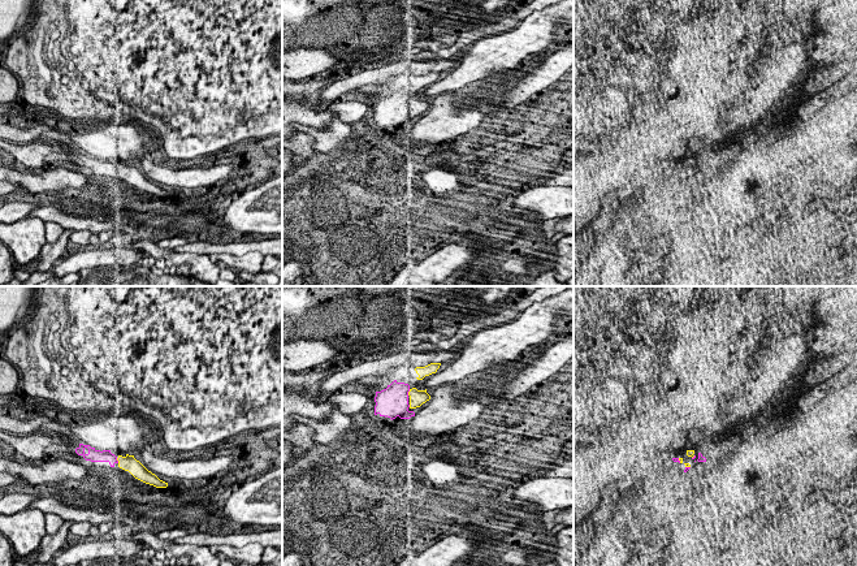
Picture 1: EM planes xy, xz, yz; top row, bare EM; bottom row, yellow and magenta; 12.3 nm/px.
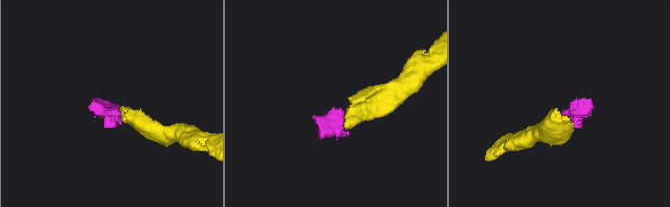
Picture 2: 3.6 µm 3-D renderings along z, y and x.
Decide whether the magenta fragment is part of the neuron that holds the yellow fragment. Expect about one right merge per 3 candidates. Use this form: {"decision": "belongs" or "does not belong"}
{"decision": "belongs"}

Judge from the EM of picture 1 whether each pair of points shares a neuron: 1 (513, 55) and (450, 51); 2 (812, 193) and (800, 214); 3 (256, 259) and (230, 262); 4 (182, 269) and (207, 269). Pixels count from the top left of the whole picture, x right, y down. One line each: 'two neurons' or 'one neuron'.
1: two neurons
2: two neurons
3: one neuron
4: two neurons

